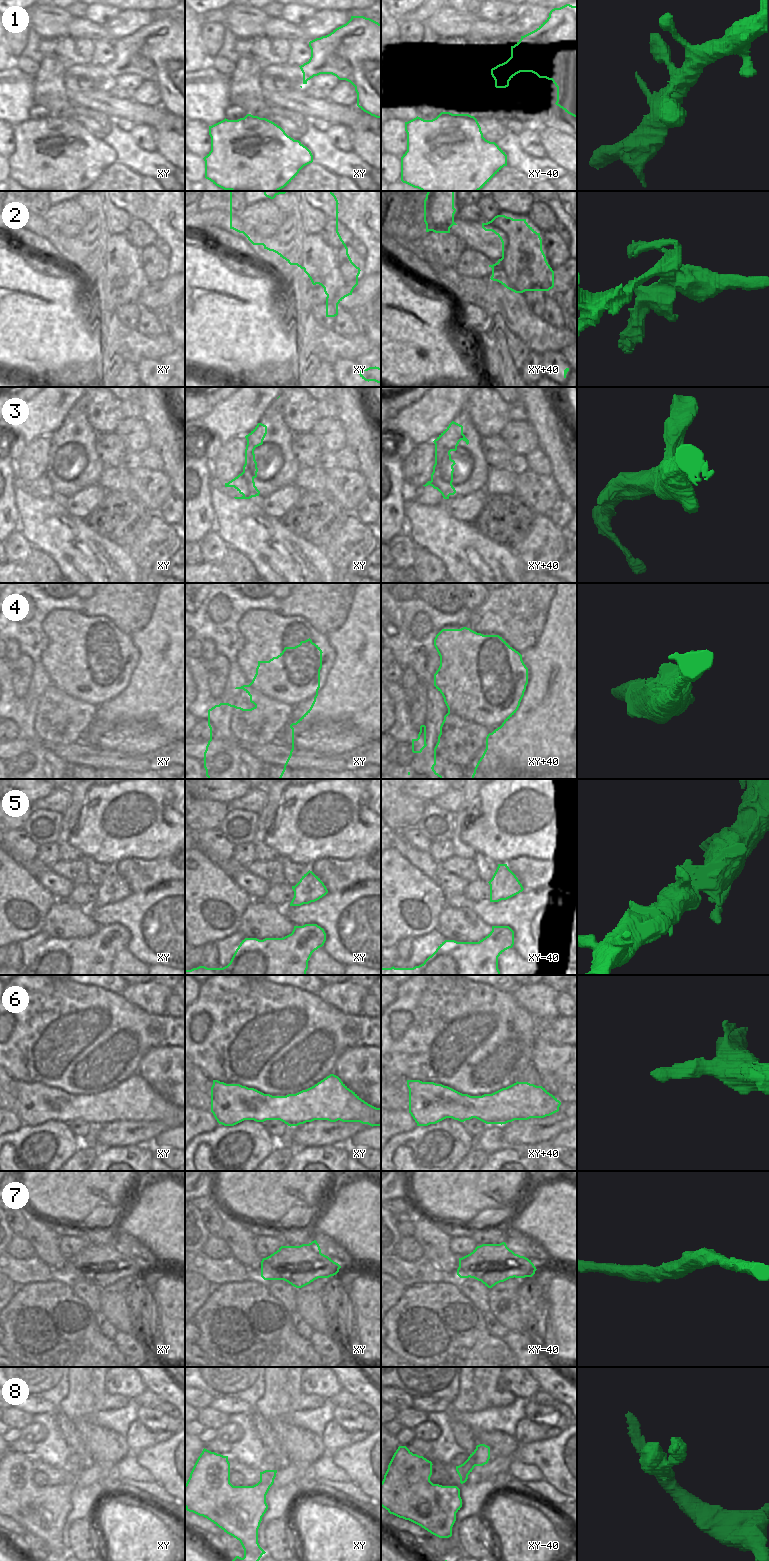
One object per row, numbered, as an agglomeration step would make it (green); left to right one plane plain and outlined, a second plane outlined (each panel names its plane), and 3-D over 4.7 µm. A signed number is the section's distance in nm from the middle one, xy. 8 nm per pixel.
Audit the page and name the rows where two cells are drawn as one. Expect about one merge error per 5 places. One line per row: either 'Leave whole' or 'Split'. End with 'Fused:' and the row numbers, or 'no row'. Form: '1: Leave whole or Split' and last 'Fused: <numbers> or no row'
1: Leave whole
2: Split
3: Leave whole
4: Leave whole
5: Leave whole
6: Leave whole
7: Leave whole
8: Leave whole
Fused: 2

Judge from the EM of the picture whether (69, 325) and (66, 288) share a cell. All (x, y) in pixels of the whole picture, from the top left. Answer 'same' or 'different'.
same

